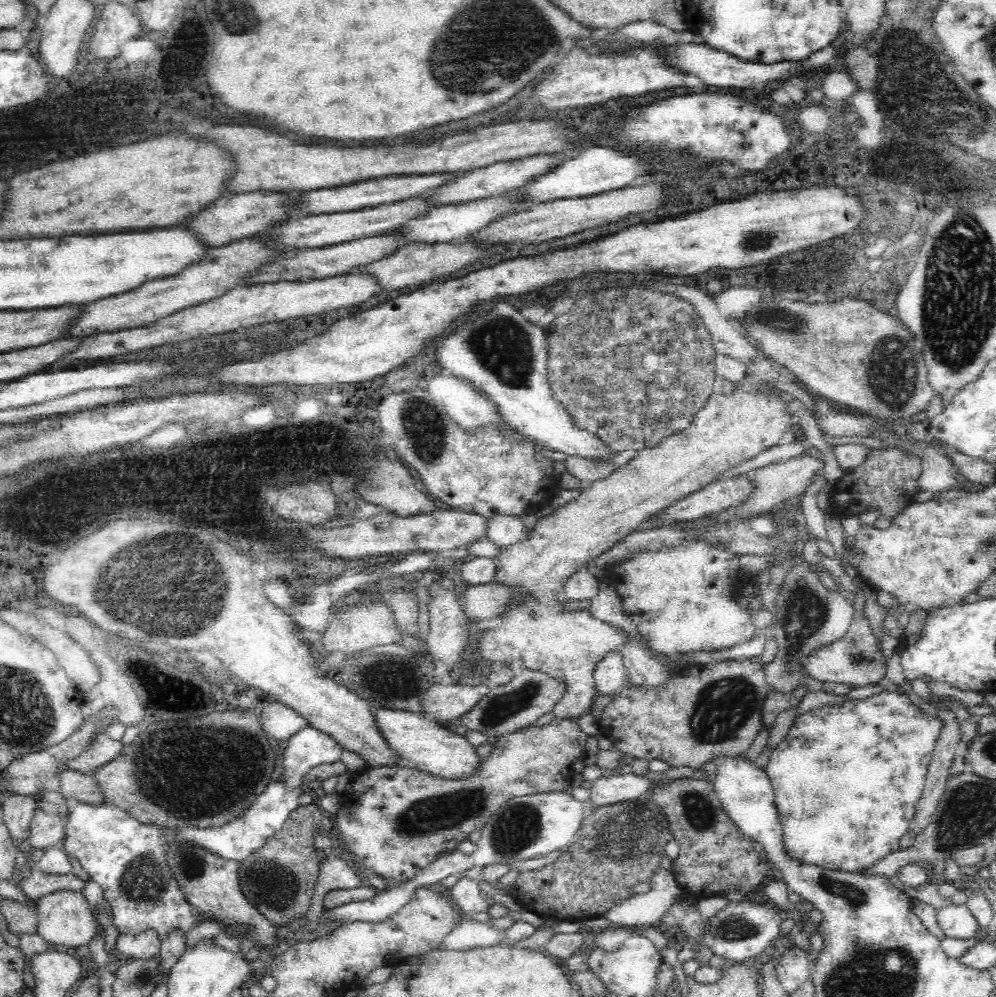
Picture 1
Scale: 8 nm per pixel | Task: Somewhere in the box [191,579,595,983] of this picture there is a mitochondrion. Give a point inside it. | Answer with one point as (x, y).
(440, 817)

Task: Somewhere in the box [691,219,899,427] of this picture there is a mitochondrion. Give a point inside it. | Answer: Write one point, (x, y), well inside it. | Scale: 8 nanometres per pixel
(796, 326)

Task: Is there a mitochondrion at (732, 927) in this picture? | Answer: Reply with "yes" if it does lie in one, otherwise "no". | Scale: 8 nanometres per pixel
yes

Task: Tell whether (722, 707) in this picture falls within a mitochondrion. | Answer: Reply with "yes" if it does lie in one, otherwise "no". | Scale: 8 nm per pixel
yes

